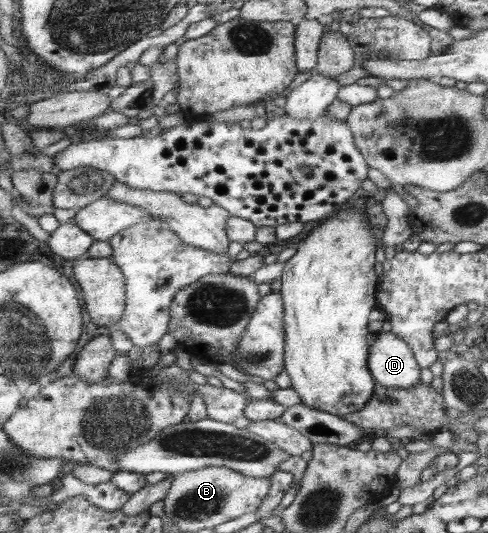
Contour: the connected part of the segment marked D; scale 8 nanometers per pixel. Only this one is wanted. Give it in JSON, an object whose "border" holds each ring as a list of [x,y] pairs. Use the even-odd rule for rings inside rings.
{"border":[[[392,330],[379,332],[371,341],[368,365],[378,383],[409,388],[421,382],[421,365],[412,347]]]}

